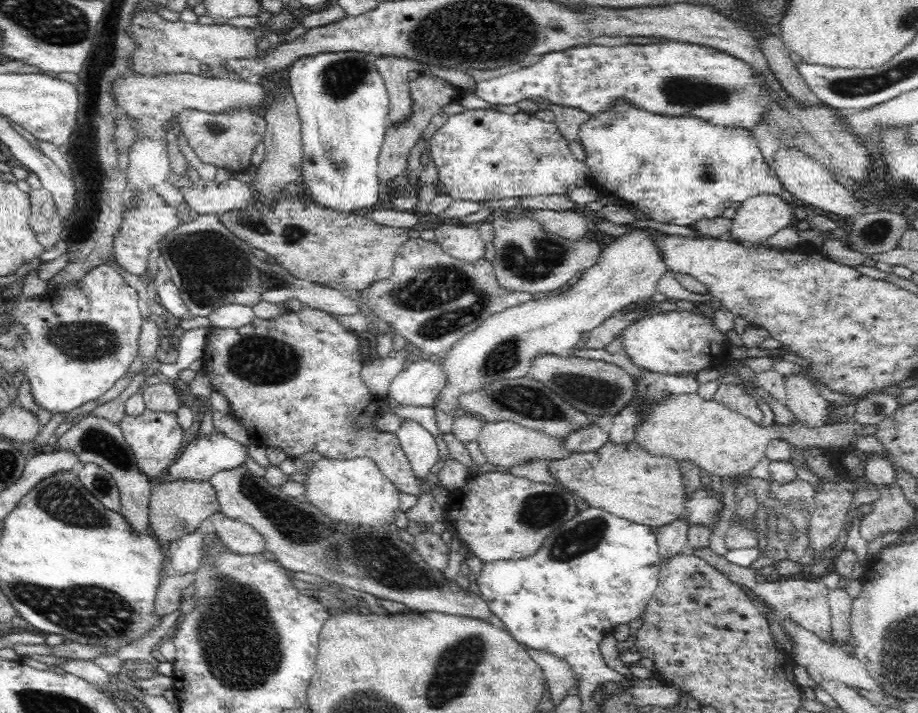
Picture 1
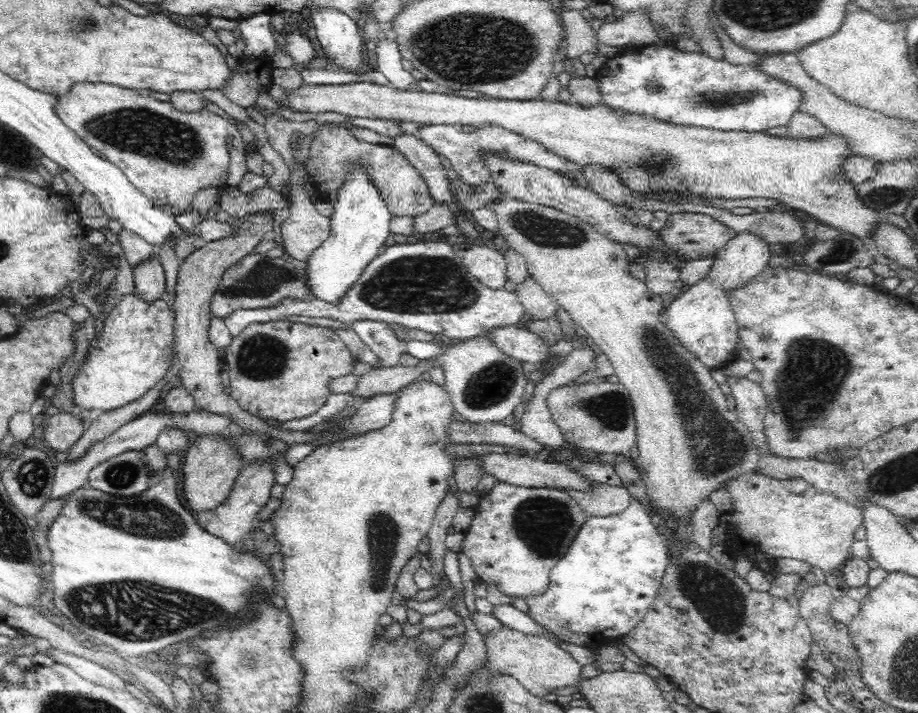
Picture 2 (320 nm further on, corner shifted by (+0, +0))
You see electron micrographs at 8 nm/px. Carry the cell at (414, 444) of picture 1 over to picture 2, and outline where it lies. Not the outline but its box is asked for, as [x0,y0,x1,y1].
[445,421,544,451]

